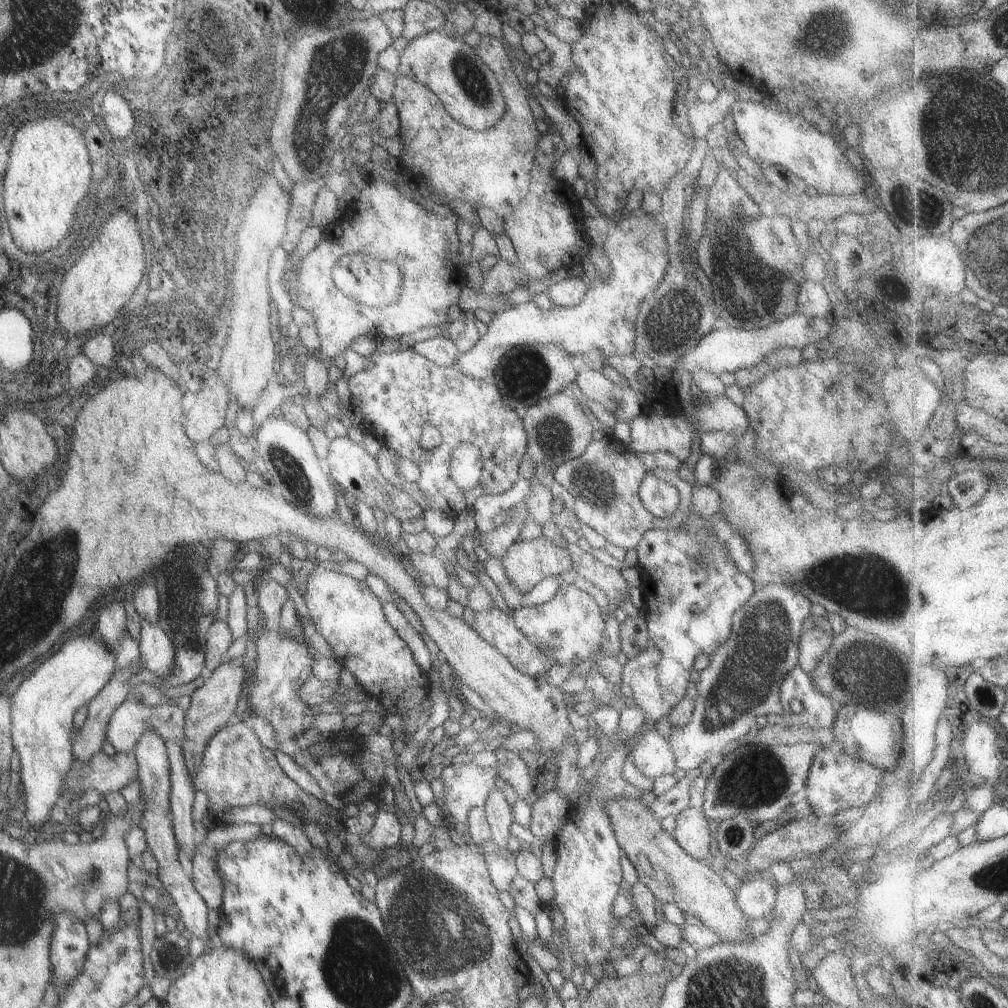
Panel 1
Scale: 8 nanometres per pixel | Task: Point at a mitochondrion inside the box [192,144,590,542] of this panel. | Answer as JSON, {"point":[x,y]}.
{"point":[526,374]}

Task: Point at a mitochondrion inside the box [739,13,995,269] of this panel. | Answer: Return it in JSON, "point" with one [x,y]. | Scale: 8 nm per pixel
{"point":[941,148]}

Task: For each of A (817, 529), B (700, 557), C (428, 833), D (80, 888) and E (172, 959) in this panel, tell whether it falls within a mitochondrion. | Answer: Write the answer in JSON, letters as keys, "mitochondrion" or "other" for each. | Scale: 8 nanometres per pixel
{"A":"other","B":"mitochondrion","C":"other","D":"mitochondrion","E":"mitochondrion"}

